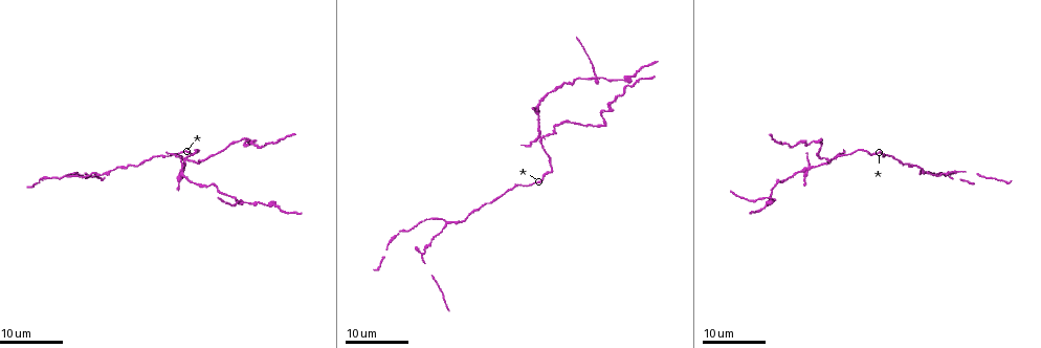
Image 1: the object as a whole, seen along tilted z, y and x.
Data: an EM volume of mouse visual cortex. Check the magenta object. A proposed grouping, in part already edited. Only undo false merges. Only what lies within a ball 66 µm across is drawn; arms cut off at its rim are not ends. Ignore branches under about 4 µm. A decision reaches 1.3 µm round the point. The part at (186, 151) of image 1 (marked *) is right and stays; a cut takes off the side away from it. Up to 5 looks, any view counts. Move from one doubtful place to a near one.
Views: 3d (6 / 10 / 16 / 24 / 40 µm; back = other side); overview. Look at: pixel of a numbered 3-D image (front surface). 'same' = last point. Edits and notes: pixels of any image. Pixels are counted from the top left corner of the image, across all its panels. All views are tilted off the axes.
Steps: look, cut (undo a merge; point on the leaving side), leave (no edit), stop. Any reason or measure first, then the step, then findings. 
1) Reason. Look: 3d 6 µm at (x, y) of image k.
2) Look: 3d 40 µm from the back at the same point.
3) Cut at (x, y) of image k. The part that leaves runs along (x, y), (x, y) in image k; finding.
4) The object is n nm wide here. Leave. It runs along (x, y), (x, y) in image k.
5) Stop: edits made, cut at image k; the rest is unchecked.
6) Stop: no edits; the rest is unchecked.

Four or more arms meet. Look: 3d 24 µm at (185, 161) of image 1.

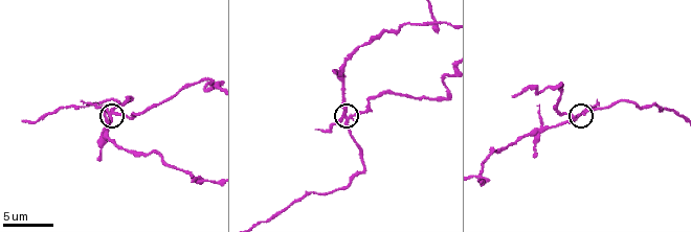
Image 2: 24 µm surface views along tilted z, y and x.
Look: 3d 6 µm at (583, 114) of image 2.

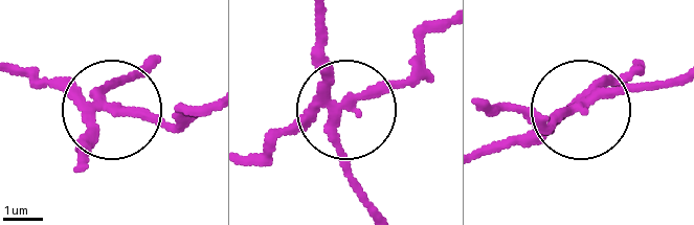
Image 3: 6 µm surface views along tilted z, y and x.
The side arm is 28 µm long. Cut at (312, 59) of image 3. The part that leaves runs along (331, 95), (319, 10) in image 3; a second neuron is stuck on.

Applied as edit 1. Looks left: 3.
Side arm on a straight run. Look: 3d 24 µm at (446, 221) of image 1.

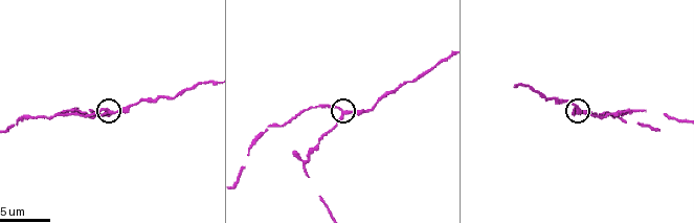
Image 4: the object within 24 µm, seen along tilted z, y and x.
Zoom in. Look: 3d 6 µm at (106, 109) of image 4.

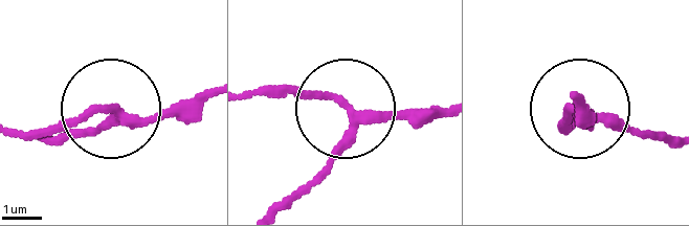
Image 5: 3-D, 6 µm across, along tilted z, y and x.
Other side. Look: 3d 6 µm from the back at (120, 113) of image 5.

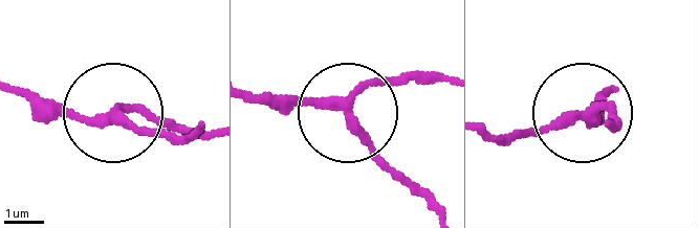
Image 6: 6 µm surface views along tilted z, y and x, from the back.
Leave. It runs along (253, 92), (333, 110), (384, 81), (444, 81) in image 6; all the same neuron.

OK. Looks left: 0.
Stop: edits made, cut at image 3; the rest is unchecked.

